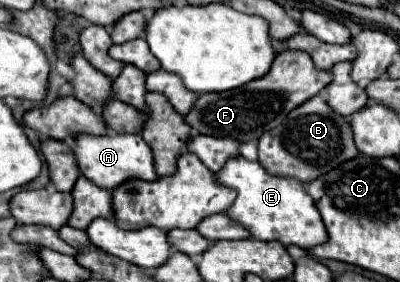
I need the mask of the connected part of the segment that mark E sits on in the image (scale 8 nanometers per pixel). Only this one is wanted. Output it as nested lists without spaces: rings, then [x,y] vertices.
[[[242,155],[230,157],[222,171],[214,173],[214,179],[236,191],[236,199],[226,209],[226,215],[250,231],[250,237],[260,241],[280,241],[282,245],[298,245],[302,249],[312,249],[314,245],[326,241],[328,235],[322,217],[298,179],[268,175],[260,163],[248,161]]]

